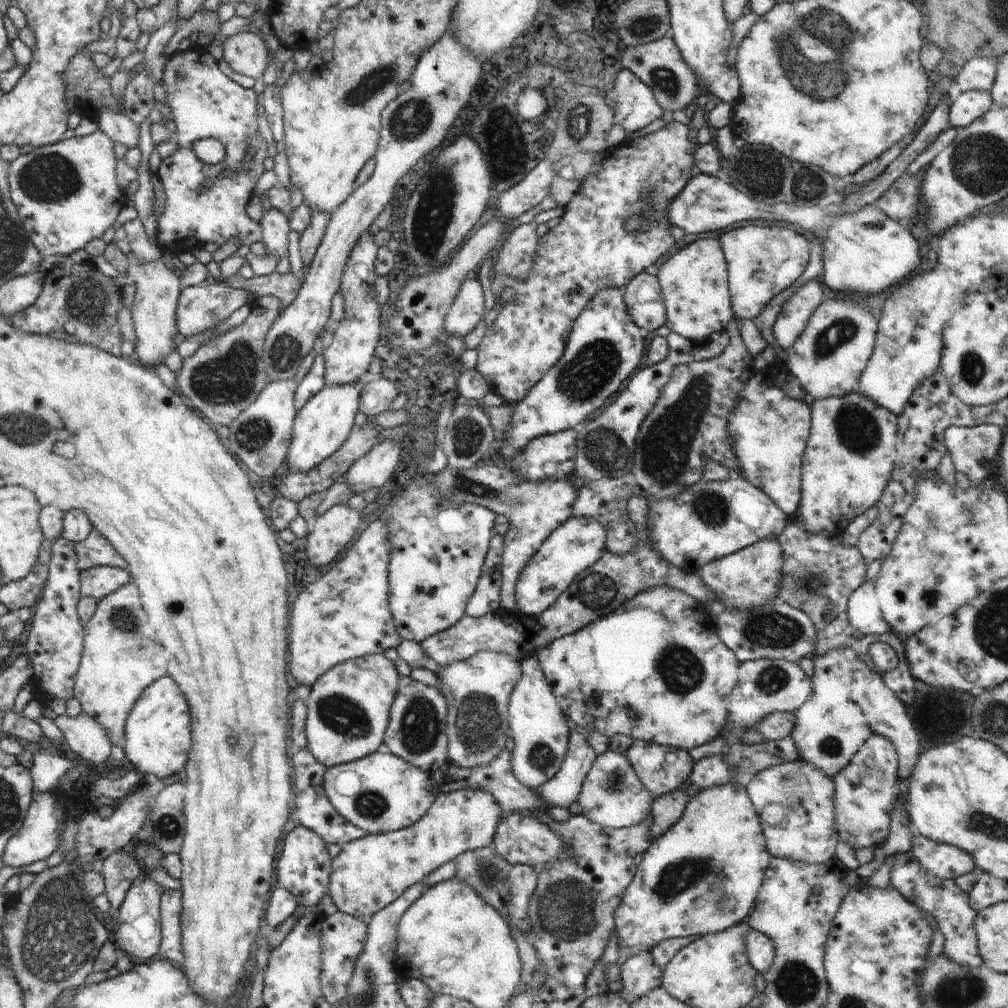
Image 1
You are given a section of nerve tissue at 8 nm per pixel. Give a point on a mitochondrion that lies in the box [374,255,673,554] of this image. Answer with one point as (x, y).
(595, 365)

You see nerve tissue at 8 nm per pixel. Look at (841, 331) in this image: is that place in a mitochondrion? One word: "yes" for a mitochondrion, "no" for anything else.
yes

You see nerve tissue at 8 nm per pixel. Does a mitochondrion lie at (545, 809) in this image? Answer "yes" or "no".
no

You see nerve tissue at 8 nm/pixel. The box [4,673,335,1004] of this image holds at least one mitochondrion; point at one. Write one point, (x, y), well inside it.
(58, 935)

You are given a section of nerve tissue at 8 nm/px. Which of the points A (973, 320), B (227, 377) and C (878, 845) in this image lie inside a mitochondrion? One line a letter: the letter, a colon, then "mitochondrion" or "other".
A: other
B: mitochondrion
C: other

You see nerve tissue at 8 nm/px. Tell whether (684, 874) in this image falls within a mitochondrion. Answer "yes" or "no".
yes

